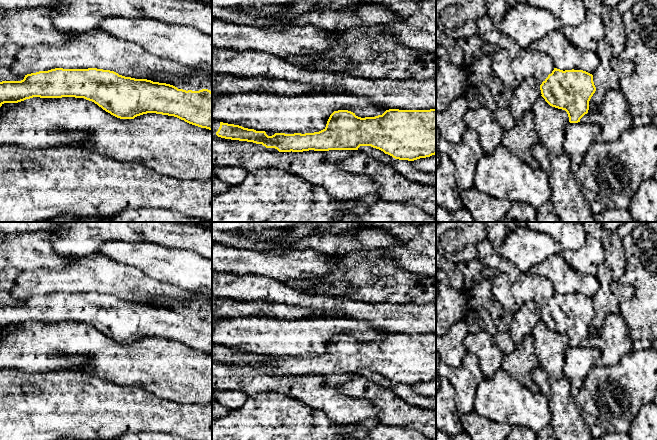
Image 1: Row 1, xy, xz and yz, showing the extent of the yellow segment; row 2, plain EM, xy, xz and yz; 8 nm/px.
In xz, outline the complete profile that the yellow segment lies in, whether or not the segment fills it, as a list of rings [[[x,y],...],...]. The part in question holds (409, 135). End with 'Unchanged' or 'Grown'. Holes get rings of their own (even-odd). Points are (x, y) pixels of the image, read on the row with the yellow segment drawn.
[[[389,109],[382,115],[361,118],[348,110],[334,111],[326,127],[314,133],[275,133],[268,136],[265,131],[244,128],[239,125],[212,120],[212,133],[218,137],[262,144],[279,152],[358,150],[360,146],[371,146],[399,160],[414,161],[436,154],[436,109],[399,110]]]. Grown

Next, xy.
[[[55,68],[27,74],[21,81],[0,82],[0,107],[4,103],[18,103],[33,97],[84,98],[120,119],[134,119],[143,114],[156,113],[174,116],[189,124],[212,130],[212,92],[210,90],[186,91],[166,83],[125,77],[110,70]]]. Unchanged

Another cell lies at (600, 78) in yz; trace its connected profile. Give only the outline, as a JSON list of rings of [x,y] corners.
[[[604,39],[598,42],[596,53],[600,64],[592,74],[596,91],[591,99],[595,104],[599,104],[608,89],[619,89],[620,82],[633,73],[635,66],[630,60],[613,56],[611,46]]]

